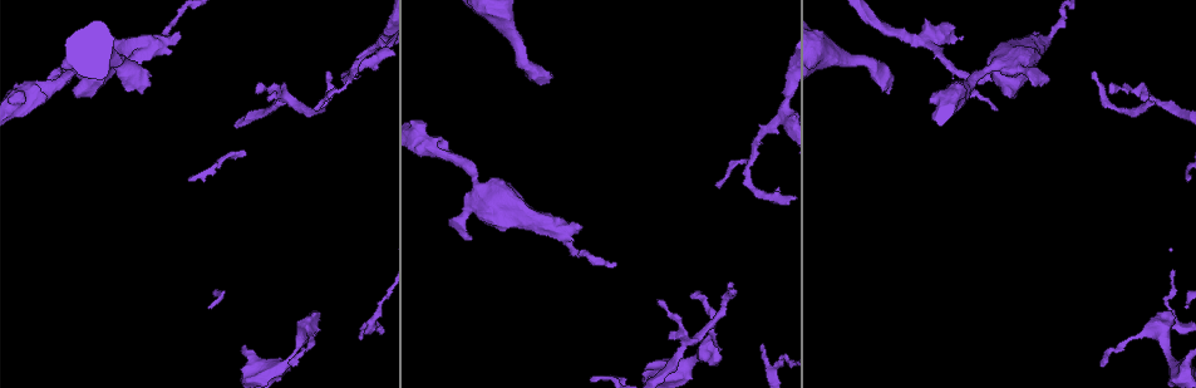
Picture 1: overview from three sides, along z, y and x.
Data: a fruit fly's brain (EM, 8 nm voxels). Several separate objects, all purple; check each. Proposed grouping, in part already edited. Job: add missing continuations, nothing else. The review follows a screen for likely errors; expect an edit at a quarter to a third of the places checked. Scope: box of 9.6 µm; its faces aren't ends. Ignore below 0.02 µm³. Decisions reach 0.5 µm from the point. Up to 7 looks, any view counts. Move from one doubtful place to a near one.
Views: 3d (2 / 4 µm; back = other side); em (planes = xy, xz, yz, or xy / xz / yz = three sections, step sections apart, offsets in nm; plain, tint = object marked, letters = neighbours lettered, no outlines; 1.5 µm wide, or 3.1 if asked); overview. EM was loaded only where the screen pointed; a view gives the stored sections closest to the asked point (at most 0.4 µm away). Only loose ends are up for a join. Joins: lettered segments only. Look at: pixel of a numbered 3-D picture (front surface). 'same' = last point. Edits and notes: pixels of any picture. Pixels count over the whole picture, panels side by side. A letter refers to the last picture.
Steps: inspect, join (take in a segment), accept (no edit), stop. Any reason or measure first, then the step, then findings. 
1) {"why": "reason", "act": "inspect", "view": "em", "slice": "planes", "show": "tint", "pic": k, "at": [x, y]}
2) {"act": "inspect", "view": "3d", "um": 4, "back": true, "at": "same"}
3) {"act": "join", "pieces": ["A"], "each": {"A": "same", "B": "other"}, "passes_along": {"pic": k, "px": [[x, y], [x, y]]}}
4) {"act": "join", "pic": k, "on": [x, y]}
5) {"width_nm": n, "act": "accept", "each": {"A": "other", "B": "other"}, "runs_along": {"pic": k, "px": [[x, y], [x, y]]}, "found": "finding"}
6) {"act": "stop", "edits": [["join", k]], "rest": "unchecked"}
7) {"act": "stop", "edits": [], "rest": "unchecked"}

{"why": "end of a long branch", "act": "inspect", "view": "3d", "um": 2, "back": true, "pic": 1, "at": [549, 77]}

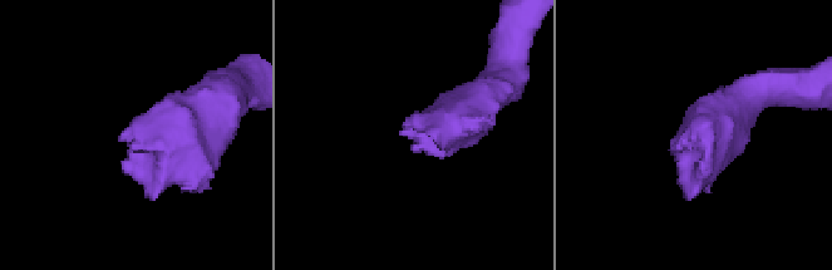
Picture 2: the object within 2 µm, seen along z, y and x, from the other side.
{"why": "need the tissue", "act": "inspect", "view": "em", "slice": "xz", "step": 8, "show": "letters", "pic": 2, "at": [125, 175]}

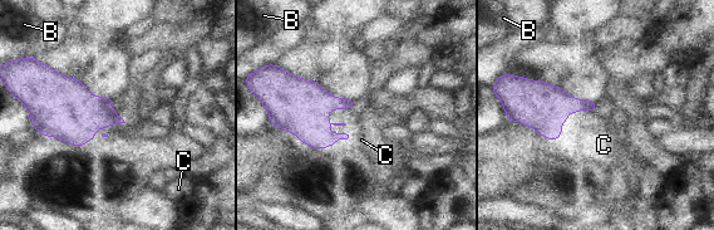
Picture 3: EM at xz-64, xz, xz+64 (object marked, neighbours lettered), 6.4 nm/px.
{"act": "inspect", "view": "em", "slice": "planes", "show": "letters", "at": "same"}

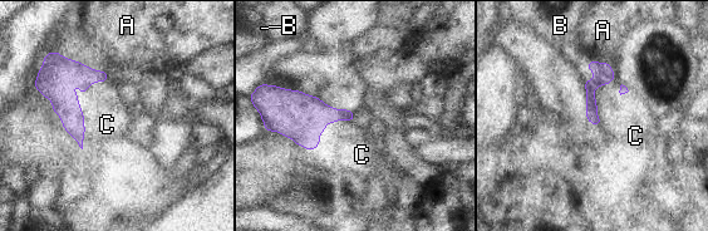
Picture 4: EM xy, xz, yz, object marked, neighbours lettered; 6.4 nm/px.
{"longest_contact_nm": ["C", 220], "act": "join", "pieces": ["C"], "each": {"A": "other", "B": "other", "C": "same"}, "found": "the neuron continues"}

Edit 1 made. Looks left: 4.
{"why": "branch stops here", "act": "inspect", "view": "em", "slice": "xy", "step": 4, "show": "letters", "pic": 1, "at": [428, 149]}

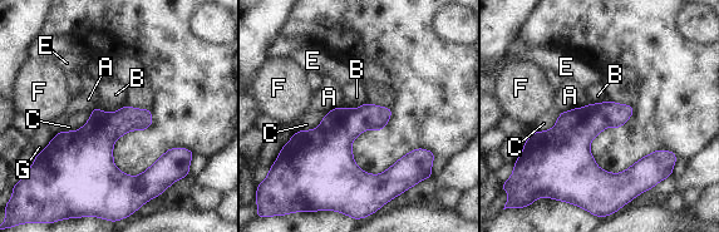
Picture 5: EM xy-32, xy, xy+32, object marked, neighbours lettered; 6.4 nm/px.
{"act": "inspect", "view": "em", "slice": "planes", "show": "letters", "at": "same"}

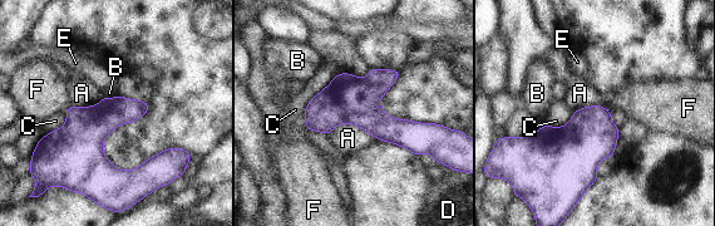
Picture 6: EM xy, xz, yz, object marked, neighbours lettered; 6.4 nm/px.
{"act": "accept", "each": {"A": "other", "B": "other", "C": "other", "D": "other", "E": "other", "F": "other"}, "runs_along": {"pic": 6, "px": [[307, 113], [428, 129]]}, "found": "none of them fits"}

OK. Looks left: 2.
{"why": "free end", "act": "inspect", "view": "em", "slice": "planes", "show": "tint", "pic": 1, "at": [1168, 311]}

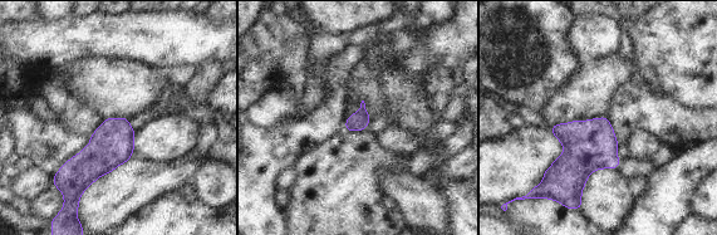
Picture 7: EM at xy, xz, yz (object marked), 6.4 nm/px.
{"why": "see the neighbours", "act": "inspect", "view": "em", "slice": "planes", "show": "letters", "at": "same"}

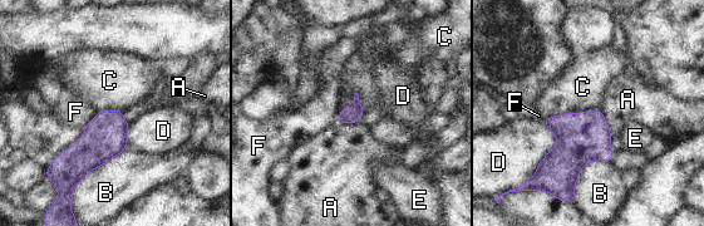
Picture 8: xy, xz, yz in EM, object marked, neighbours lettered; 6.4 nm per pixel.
{"act": "accept", "each": {"A": "other", "B": "other", "C": "other", "D": "other", "E": "other", "F": "other"}, "border": {"pic": 8, "px": [[600, 108], [566, 112], [546, 118]]}, "found": "no lettered segment goes on from it"}

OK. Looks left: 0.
{"act": "stop", "edits": [["join", 4]], "rest": "unchecked"}

